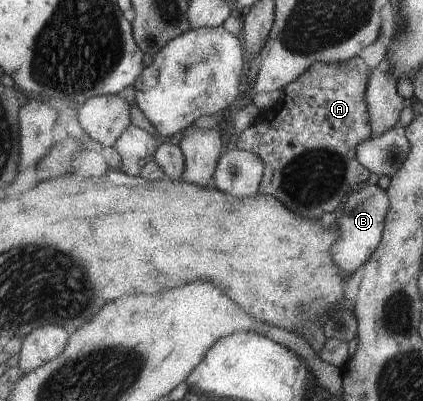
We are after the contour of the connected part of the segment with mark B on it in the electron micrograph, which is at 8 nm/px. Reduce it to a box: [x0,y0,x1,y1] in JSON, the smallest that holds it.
[332,184,390,277]

